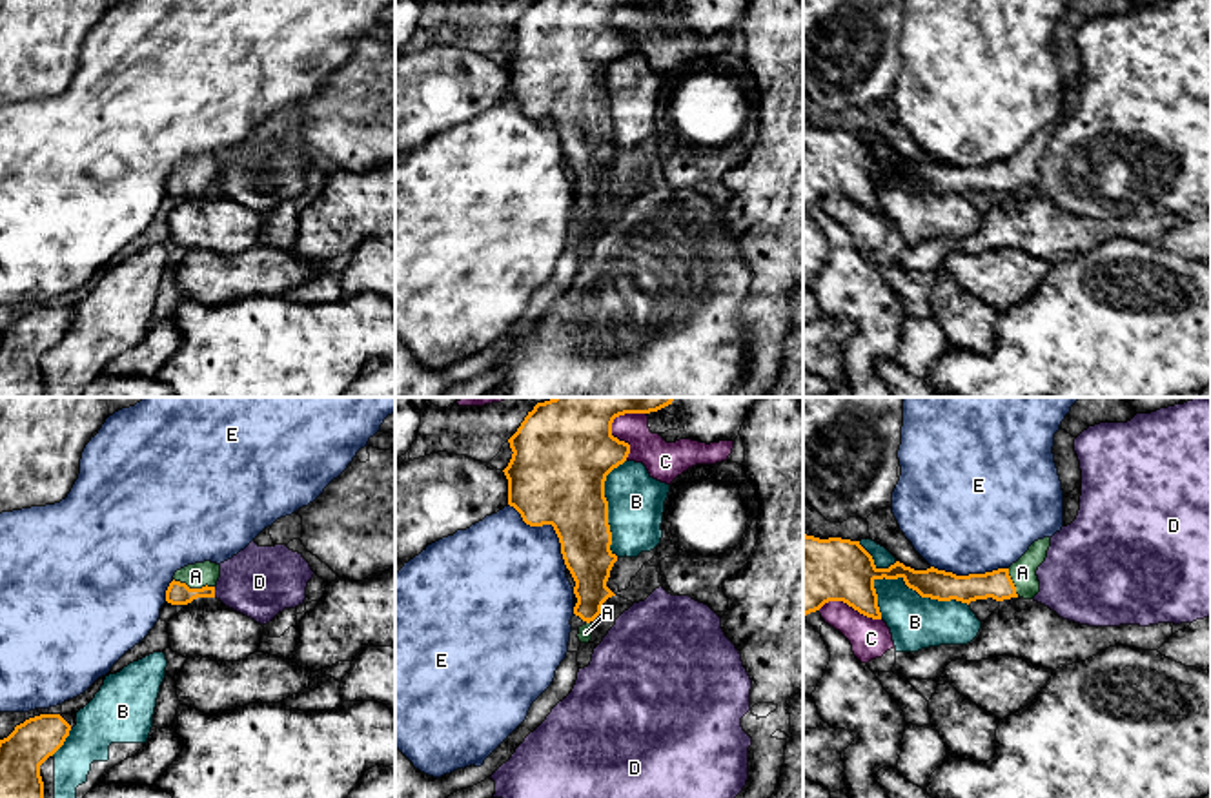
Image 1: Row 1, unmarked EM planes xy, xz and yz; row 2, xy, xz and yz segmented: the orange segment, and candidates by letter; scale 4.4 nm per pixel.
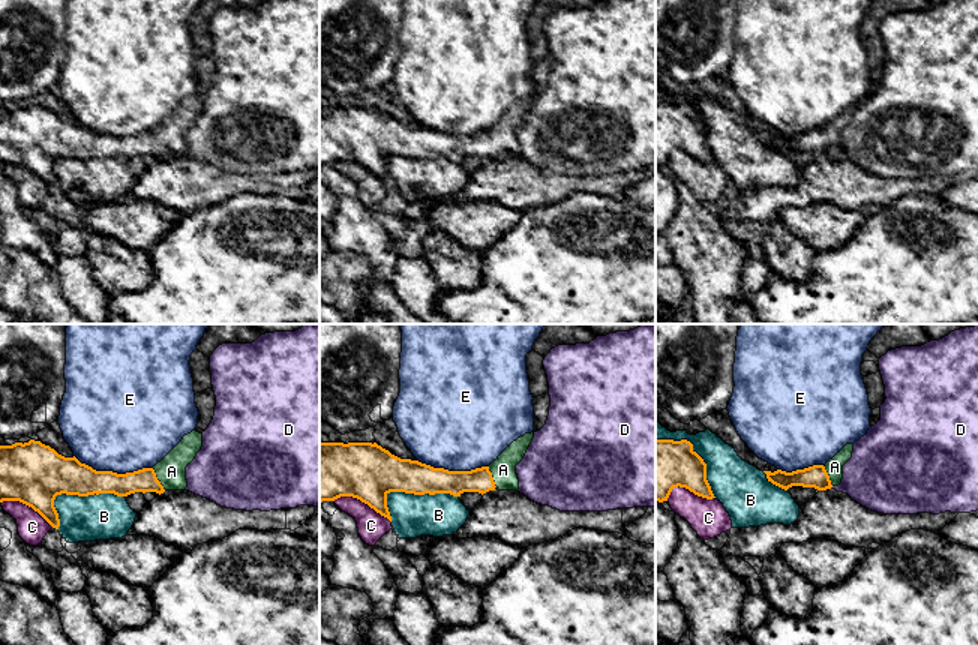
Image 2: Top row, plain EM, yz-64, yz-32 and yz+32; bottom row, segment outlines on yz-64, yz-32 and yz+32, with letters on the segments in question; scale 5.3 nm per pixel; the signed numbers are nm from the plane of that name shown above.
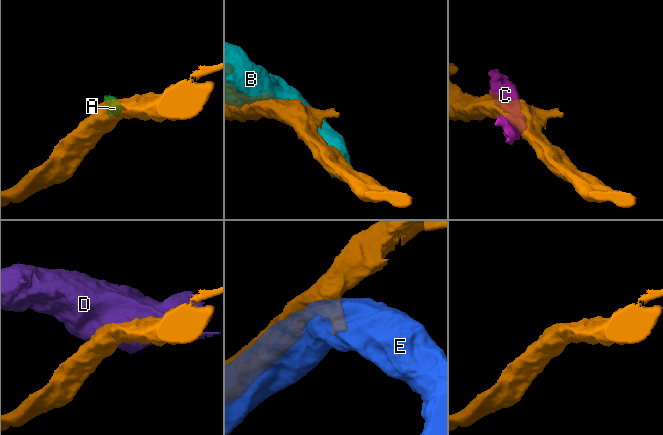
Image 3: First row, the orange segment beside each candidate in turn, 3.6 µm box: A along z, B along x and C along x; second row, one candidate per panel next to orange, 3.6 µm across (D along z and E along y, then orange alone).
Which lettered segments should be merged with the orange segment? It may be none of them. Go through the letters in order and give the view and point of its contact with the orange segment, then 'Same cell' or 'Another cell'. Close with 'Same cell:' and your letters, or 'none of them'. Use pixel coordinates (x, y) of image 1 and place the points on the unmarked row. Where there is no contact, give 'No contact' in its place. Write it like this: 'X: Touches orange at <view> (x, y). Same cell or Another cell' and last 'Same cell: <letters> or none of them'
A: Touches orange at xy (193, 181). Same cell
B: Touches orange at yz (920, 186). Another cell
C: Touches orange at xz (610, 19). Another cell
D: Touches orange at xy (213, 184). Another cell
E: Touches orange at xz (550, 115). Another cell
Same cell: A

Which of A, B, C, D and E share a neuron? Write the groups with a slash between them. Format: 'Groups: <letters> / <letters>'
Groups: A / B / C / D / E

